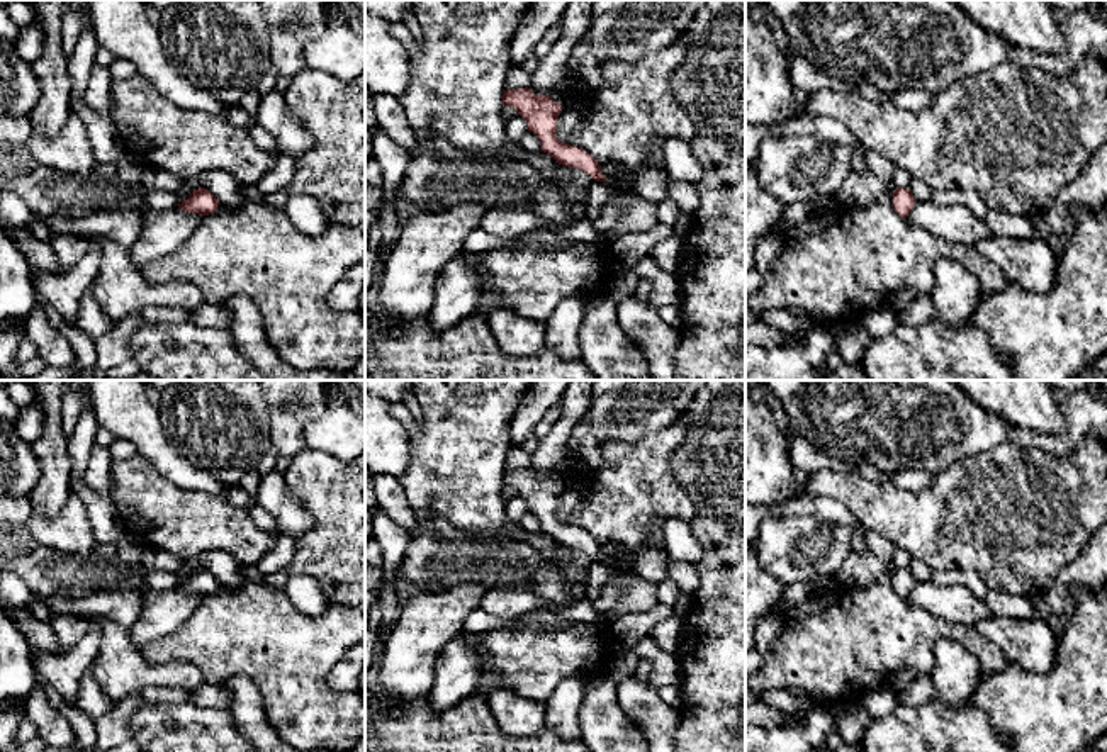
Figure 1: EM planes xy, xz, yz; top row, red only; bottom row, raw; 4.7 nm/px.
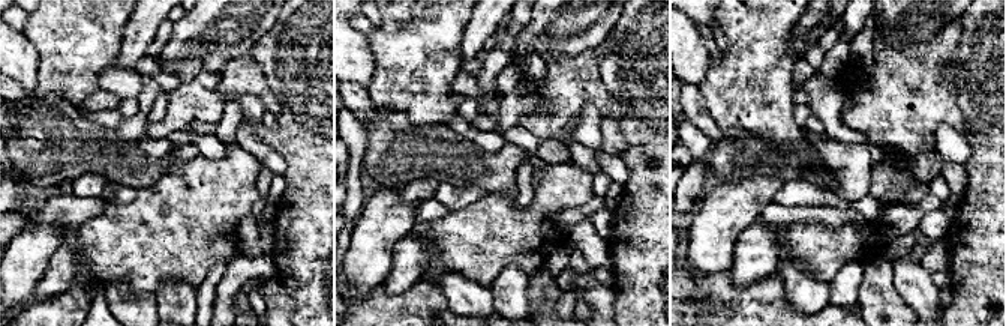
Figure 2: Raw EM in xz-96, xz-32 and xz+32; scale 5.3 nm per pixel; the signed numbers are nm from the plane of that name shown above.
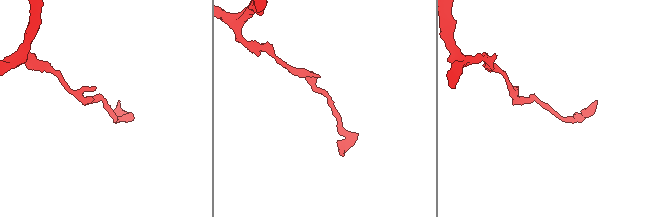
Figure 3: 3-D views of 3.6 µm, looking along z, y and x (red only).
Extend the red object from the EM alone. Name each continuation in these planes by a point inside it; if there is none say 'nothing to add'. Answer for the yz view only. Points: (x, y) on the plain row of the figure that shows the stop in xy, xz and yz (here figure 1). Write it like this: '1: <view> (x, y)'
nothing to add

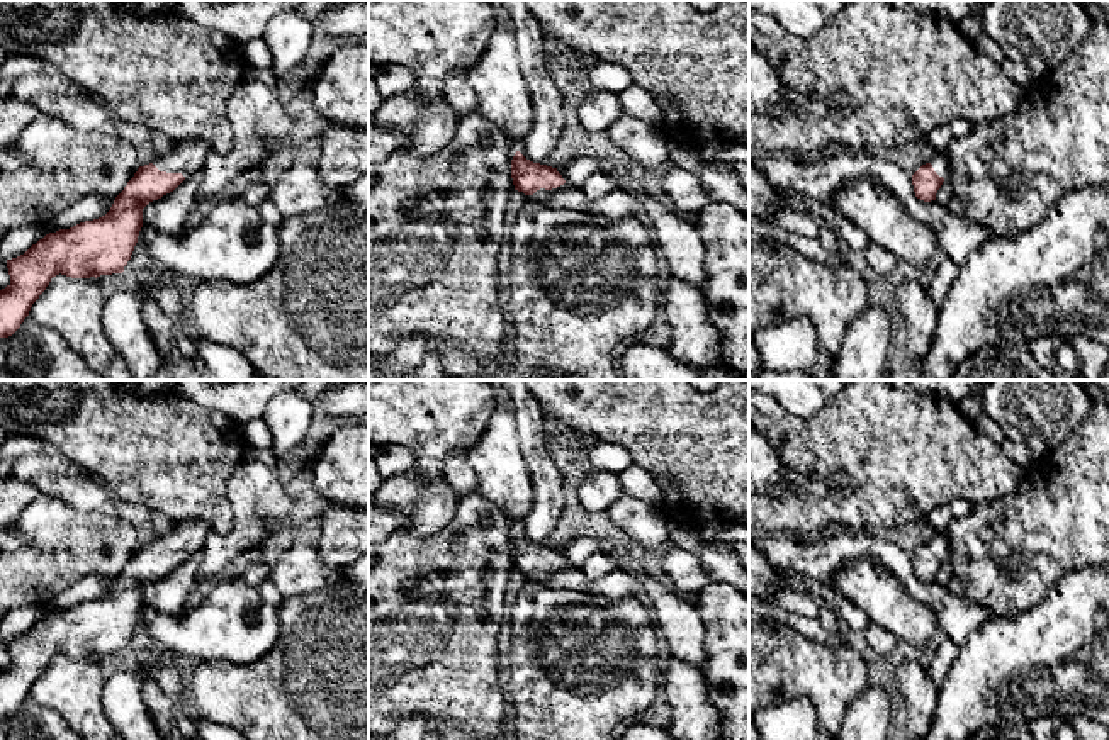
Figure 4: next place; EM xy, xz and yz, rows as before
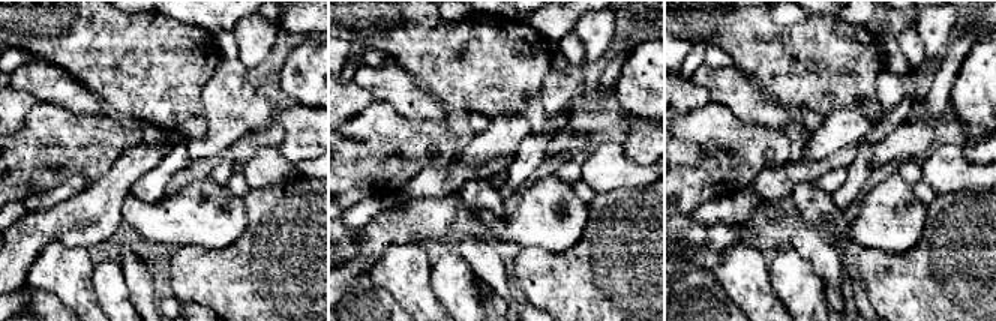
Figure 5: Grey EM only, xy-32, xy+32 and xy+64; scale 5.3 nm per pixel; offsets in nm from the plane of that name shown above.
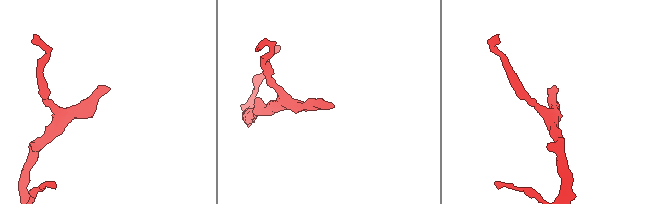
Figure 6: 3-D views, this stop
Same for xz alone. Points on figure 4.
1: xz (542, 574)

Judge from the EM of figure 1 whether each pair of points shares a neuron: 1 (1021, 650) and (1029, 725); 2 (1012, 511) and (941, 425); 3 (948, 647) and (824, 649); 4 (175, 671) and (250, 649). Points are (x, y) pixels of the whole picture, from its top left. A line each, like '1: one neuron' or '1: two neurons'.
1: two neurons
2: two neurons
3: two neurons
4: two neurons

